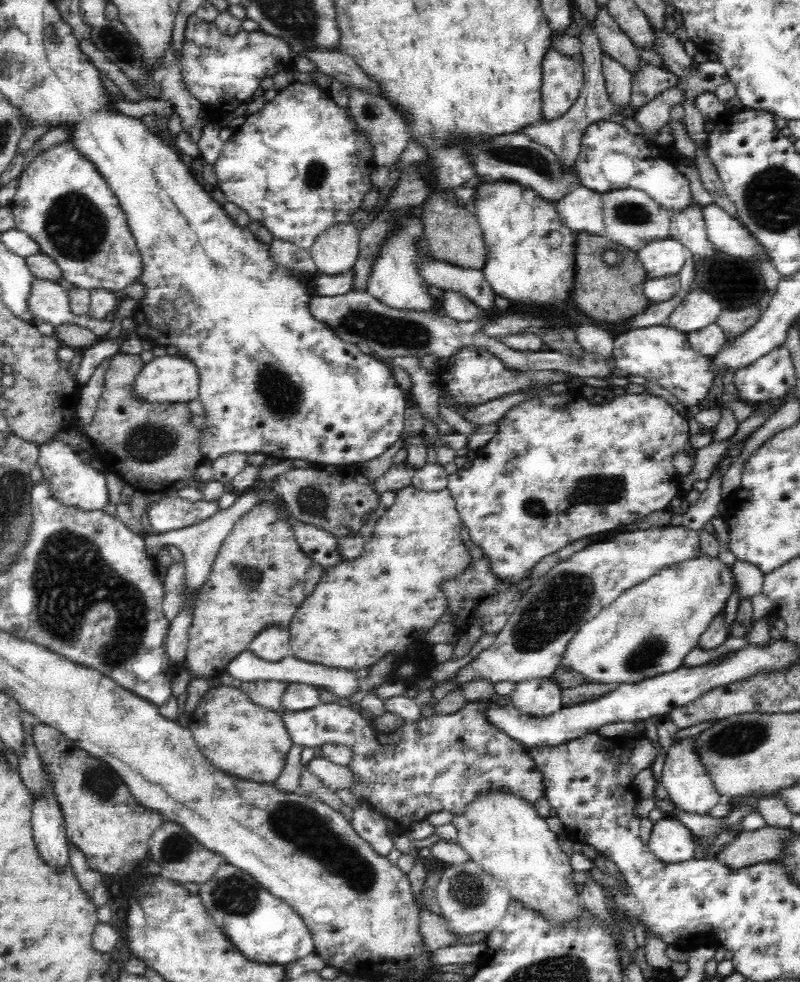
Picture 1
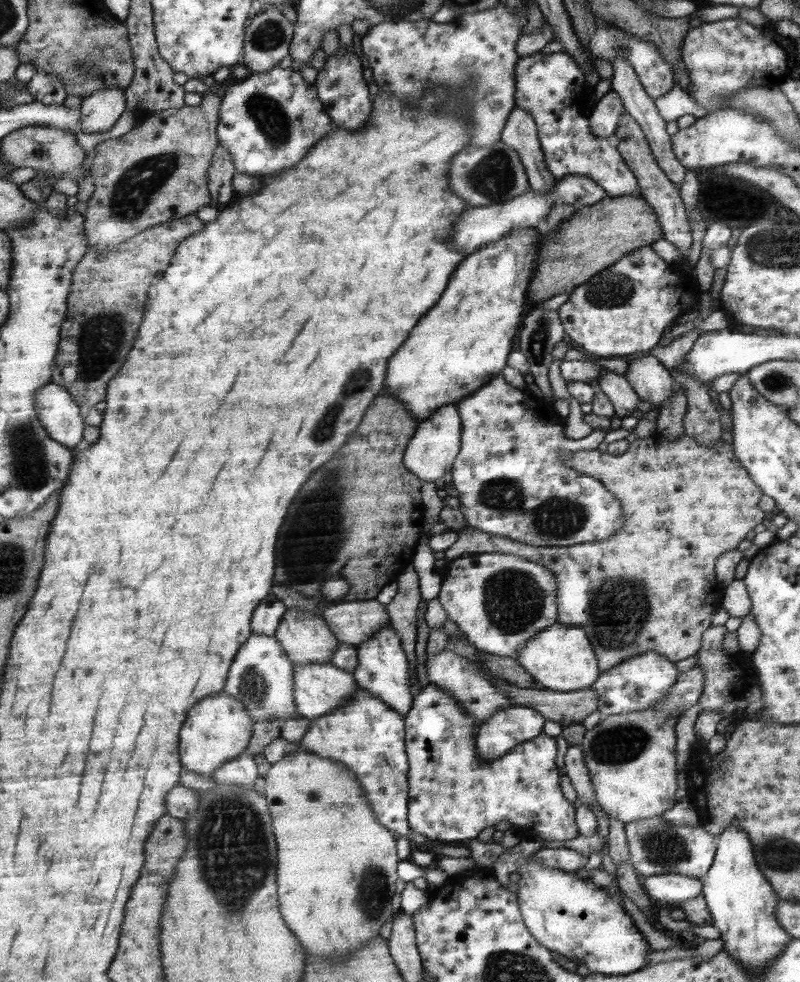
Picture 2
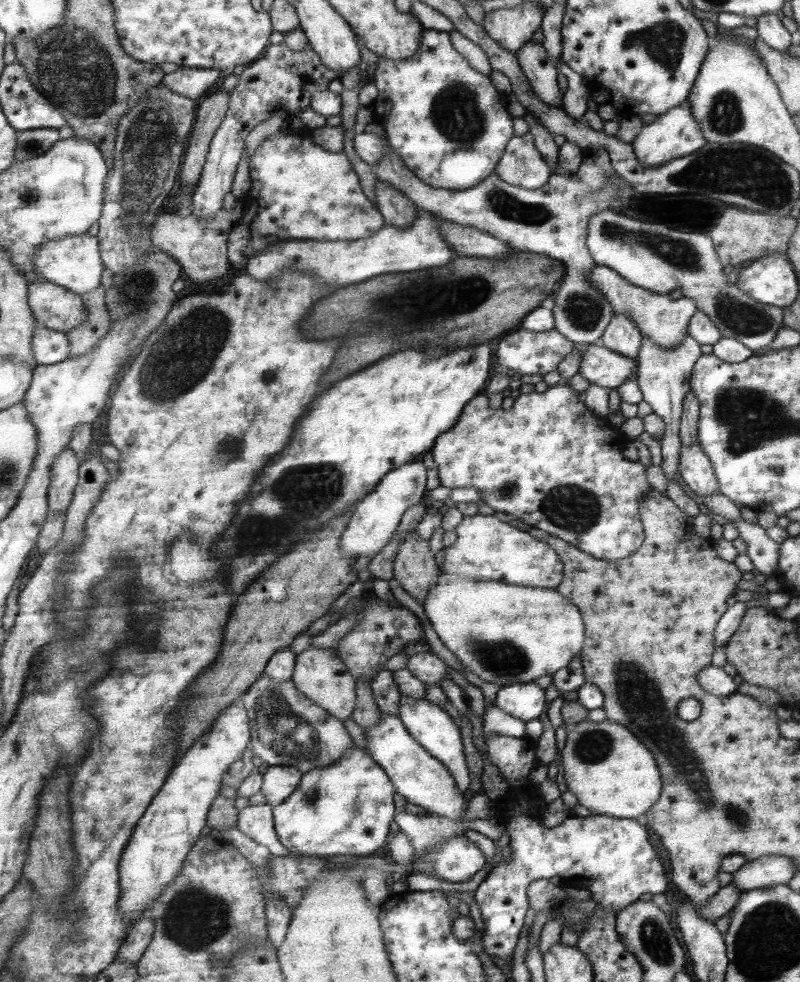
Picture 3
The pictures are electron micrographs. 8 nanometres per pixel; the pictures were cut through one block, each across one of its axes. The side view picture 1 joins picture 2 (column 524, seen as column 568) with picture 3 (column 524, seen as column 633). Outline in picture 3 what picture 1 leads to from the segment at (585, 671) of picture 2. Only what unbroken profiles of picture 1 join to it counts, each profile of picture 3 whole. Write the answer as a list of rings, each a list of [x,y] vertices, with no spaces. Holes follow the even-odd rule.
[[[439,571],[435,586],[431,586],[421,605],[443,646],[467,671],[485,682],[497,684],[499,688],[552,675],[555,670],[567,666],[575,654],[579,654],[586,640],[585,625],[578,607],[553,588],[515,586],[499,580],[473,580]]]

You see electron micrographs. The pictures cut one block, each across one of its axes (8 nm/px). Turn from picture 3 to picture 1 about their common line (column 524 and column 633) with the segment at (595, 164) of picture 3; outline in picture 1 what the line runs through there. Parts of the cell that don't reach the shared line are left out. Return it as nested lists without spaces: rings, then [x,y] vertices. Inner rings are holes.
[[[625,188],[611,190],[601,195],[603,208],[603,234],[610,240],[638,252],[655,240],[670,237],[671,216],[652,197],[640,189]]]

